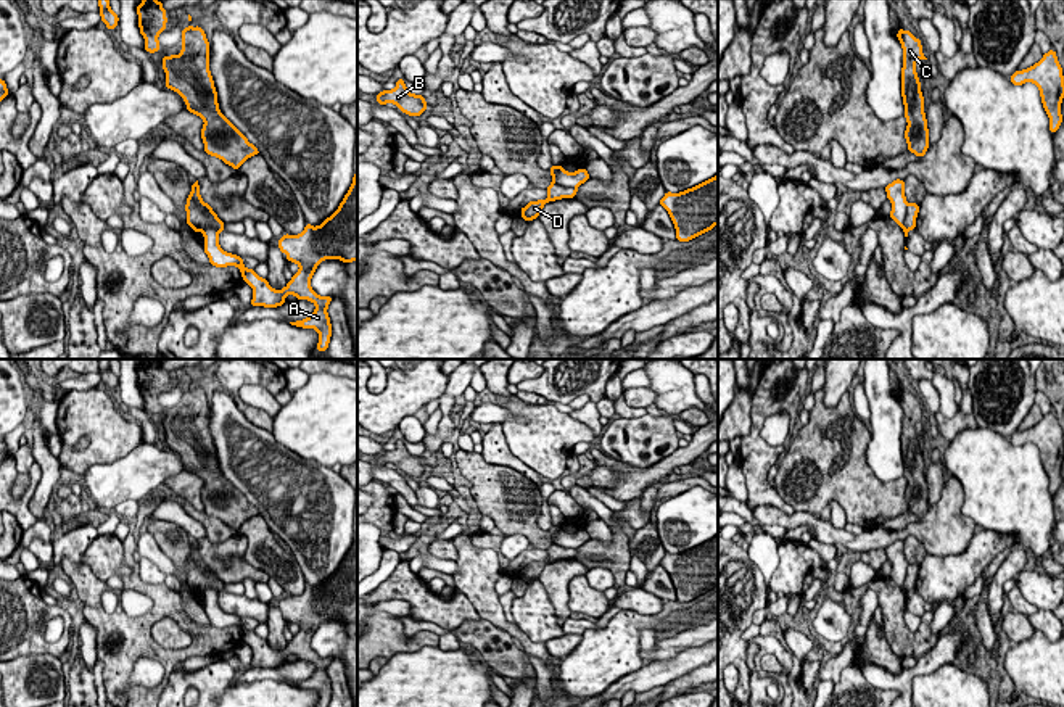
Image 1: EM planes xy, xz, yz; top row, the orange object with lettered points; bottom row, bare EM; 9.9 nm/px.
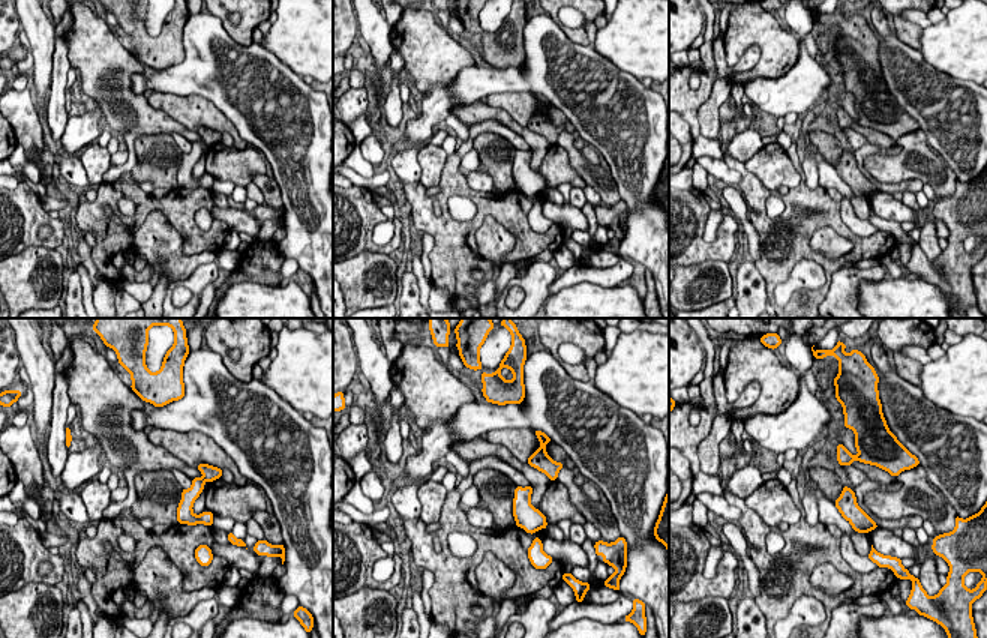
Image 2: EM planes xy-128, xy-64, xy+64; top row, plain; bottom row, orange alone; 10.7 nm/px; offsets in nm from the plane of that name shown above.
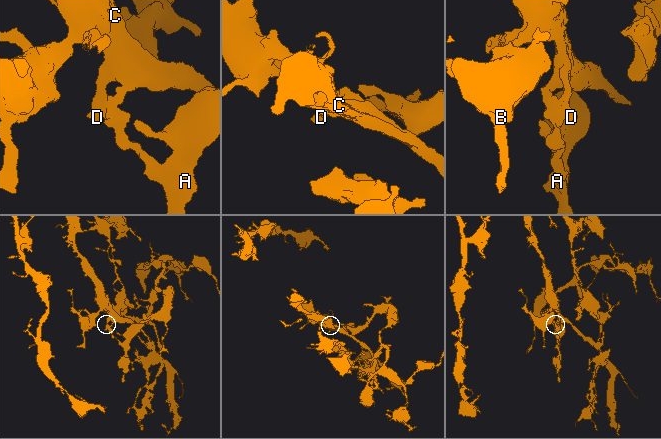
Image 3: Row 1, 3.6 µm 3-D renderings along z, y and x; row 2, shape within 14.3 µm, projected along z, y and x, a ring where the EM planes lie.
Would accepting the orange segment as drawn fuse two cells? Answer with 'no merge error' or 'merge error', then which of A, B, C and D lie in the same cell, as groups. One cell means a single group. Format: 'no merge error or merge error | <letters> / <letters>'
no merge error | A B C D

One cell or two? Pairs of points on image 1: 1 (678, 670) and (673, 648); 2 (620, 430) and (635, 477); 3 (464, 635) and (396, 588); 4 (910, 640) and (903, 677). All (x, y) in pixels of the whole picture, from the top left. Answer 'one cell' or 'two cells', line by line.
1: two cells
2: two cells
3: two cells
4: two cells

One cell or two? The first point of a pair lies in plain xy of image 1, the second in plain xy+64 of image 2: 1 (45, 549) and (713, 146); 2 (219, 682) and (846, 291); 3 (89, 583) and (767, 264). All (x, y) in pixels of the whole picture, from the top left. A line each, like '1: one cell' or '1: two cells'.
1: two cells
2: one cell
3: one cell

